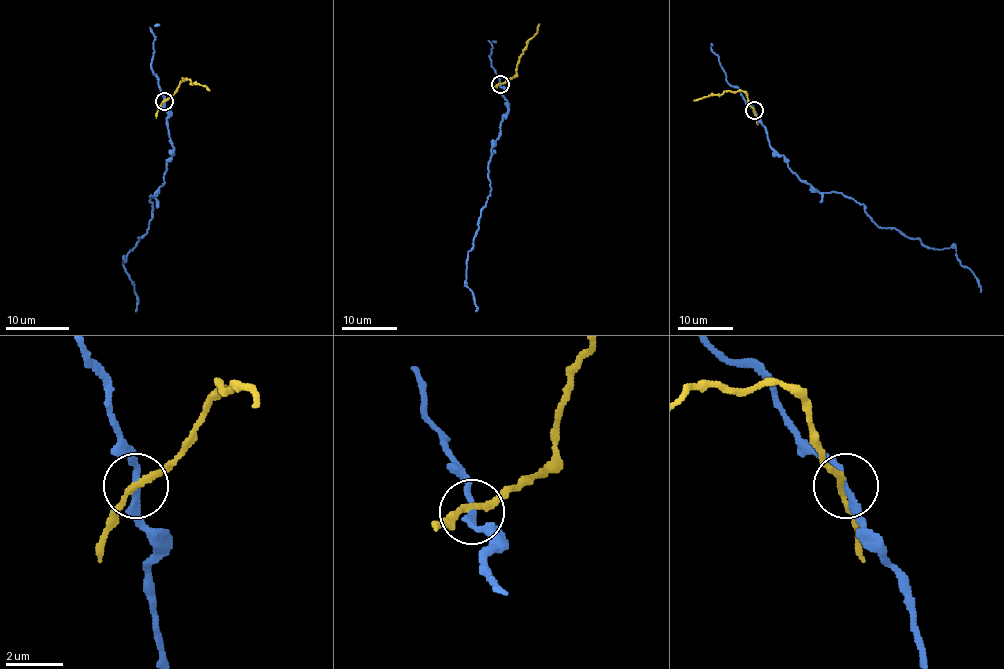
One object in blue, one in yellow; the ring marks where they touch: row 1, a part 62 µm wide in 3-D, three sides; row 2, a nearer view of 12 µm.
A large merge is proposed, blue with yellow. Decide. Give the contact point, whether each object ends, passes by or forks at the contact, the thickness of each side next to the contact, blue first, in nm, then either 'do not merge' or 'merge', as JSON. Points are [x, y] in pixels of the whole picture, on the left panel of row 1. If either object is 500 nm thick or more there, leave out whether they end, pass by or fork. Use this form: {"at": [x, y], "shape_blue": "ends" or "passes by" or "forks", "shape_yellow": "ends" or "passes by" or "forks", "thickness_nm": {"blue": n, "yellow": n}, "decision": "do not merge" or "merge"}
{"at": [164, 101], "shape_blue": "passes by", "shape_yellow": "passes by", "thickness_nm": {"blue": 200, "yellow": 220}, "decision": "do not merge"}

